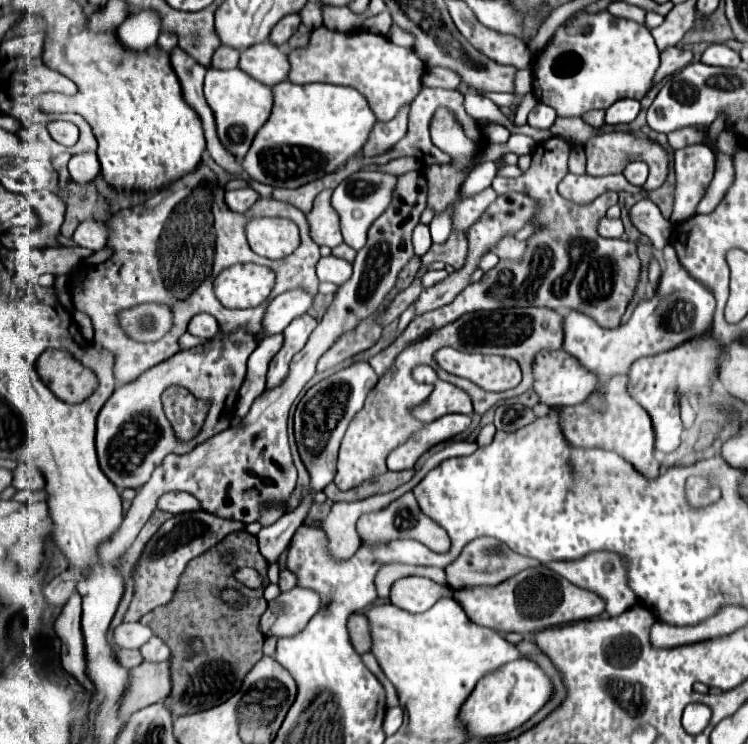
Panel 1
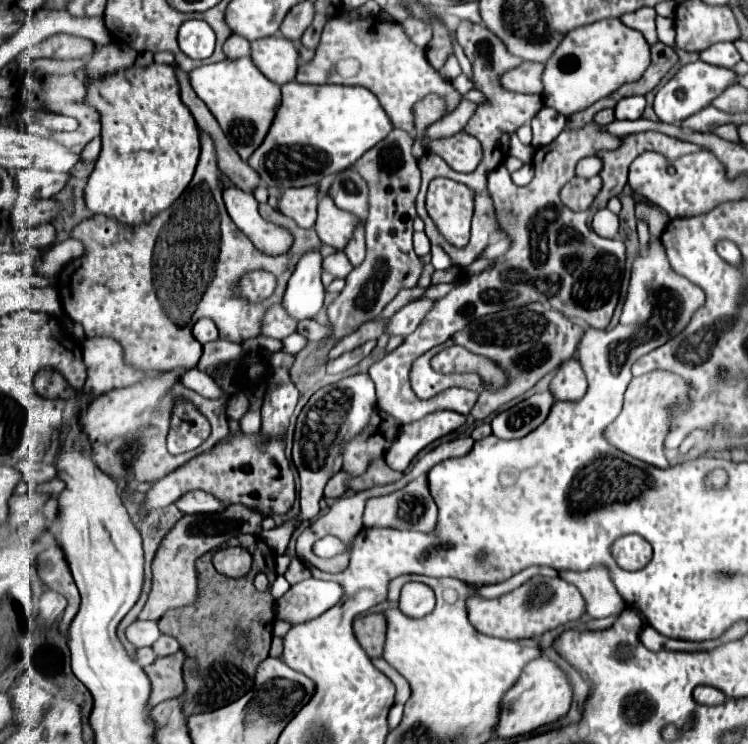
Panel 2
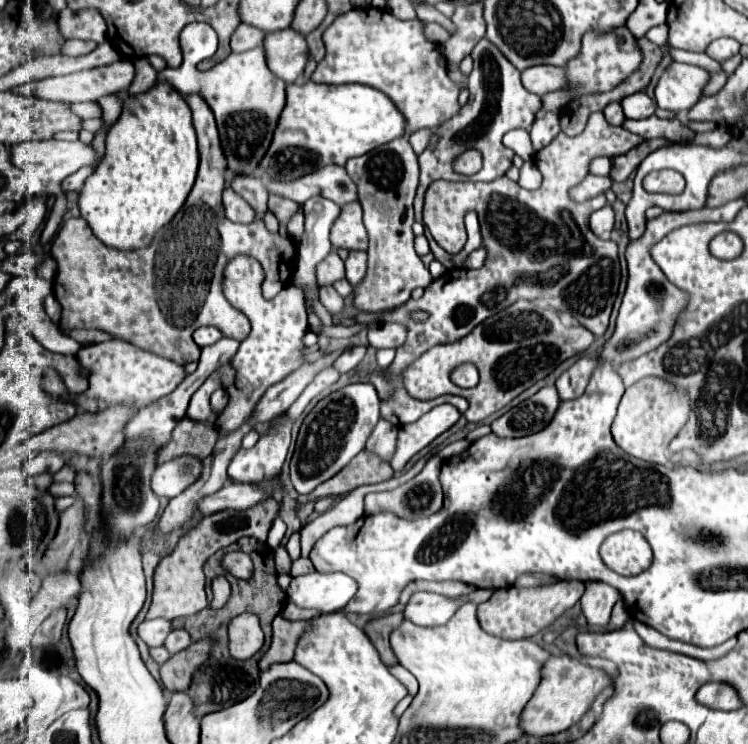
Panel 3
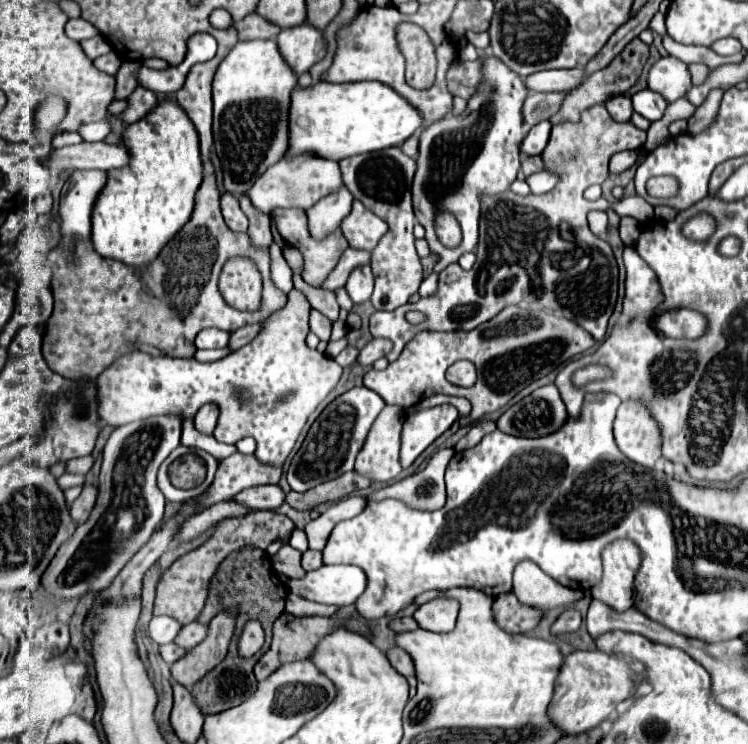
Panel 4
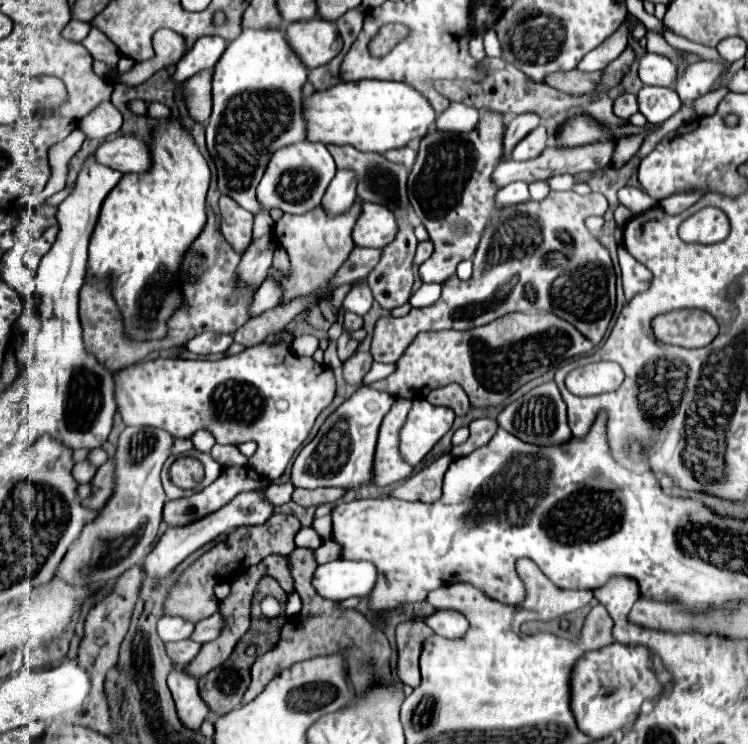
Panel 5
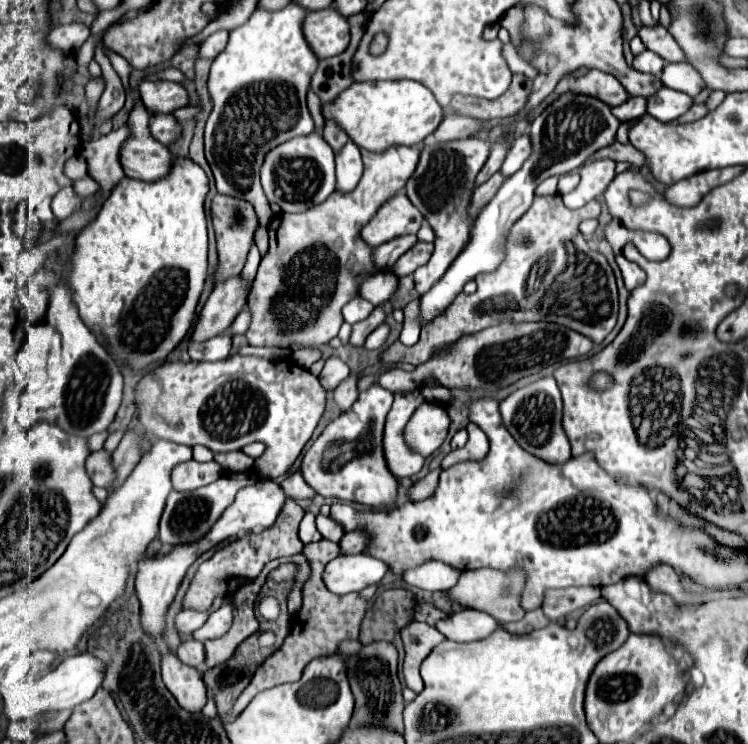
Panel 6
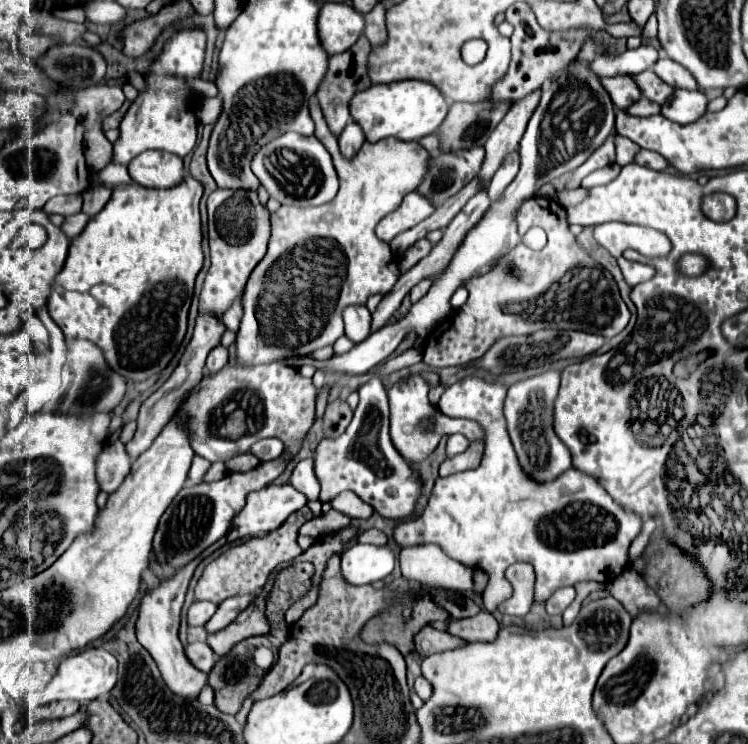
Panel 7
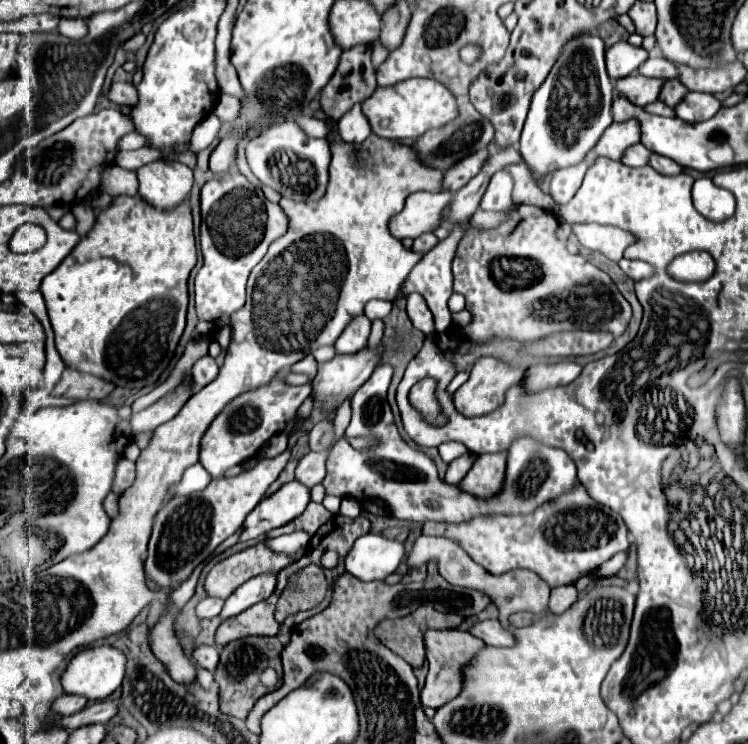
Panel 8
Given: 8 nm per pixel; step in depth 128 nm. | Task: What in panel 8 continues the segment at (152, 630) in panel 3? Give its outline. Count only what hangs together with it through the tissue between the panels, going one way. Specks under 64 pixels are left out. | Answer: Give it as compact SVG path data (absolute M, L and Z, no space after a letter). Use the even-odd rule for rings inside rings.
M204 598L198 606L196 606L196 614L200 618L214 618L222 612L224 608L224 600L222 598Z

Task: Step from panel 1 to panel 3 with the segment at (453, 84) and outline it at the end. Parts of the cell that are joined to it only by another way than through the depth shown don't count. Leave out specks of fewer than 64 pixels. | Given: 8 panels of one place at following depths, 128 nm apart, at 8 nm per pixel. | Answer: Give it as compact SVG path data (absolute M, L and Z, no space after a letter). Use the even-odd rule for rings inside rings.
M482 2L456 6L452 22L458 30L440 48L448 64L460 64L462 58L468 56L472 48L478 44L478 40L482 40L486 34Z

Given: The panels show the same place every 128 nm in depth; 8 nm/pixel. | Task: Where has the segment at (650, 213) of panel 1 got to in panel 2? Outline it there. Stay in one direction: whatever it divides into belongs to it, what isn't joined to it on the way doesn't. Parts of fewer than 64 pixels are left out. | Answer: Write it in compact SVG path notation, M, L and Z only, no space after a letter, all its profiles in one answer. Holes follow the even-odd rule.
M592 120L582 130L574 130L574 132L564 130L562 136L558 136L548 150L536 150L532 158L536 176L528 186L522 186L522 188L516 186L504 162L489 174L486 190L494 202L496 224L498 224L498 230L512 242L512 246L504 256L494 260L480 274L462 274L460 282L456 280L456 286L444 298L434 302L430 312L424 316L424 320L412 334L406 336L406 340L394 352L386 354L380 362L372 364L370 378L376 384L378 408L384 414L392 416L398 424L416 422L436 410L454 410L466 416L476 402L474 392L462 390L462 388L448 388L430 400L420 400L418 396L414 396L410 388L410 380L408 380L410 364L418 356L428 352L430 348L444 344L464 326L468 326L472 320L482 318L486 314L500 312L504 308L534 302L536 294L538 294L538 300L542 296L542 300L550 302L554 310L562 312L568 318L576 318L588 324L590 328L604 330L610 324L610 318L614 314L614 308L620 296L624 258L626 258L624 242L600 238L592 230L590 222L592 222L594 212L600 208L598 202L594 202L594 208L588 208L584 212L574 212L566 208L560 202L562 186L576 176L576 164L584 156L598 154L604 160L604 168L600 172L600 178L604 182L602 184L604 192L606 190L622 192L628 180L628 166L642 152L654 150L654 152L664 154L668 160L674 160L690 152L706 150L698 144L682 142L660 132L632 134L624 138L622 146L620 144L622 144L620 136L606 132L602 126L598 126L598 122ZM606 150L612 150L612 152L606 152ZM568 230L572 232L570 240L568 240Z

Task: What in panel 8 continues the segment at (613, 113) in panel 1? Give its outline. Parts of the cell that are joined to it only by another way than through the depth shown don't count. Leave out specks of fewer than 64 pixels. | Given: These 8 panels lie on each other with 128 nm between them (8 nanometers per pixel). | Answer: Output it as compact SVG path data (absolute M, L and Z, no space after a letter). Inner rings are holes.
M690 92L686 94L684 104L676 106L676 112L678 112L678 118L694 124L694 122L710 120L720 108L722 108L722 102L714 94Z

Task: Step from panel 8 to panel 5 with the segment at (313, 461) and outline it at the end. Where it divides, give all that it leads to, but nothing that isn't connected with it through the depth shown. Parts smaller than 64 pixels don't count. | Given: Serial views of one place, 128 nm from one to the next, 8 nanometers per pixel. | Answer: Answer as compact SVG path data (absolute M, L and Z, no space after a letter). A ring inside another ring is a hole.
M272 482L272 484L266 488L266 498L268 498L274 506L282 506L282 504L290 502L292 492L294 492L294 484L292 484L292 482L286 482L286 484Z

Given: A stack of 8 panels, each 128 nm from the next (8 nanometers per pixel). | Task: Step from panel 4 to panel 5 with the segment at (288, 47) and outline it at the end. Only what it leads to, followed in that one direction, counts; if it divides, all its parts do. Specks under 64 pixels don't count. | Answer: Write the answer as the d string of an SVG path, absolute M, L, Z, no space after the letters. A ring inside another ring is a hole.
M320 16L288 24L286 38L310 70L328 64L342 50L342 38L336 24Z

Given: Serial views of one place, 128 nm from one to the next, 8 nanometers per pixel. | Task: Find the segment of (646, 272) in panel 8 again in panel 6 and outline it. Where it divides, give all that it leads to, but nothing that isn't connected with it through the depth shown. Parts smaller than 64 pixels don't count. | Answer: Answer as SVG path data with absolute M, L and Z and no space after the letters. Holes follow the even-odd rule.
M620 254L620 256L616 256L616 262L618 262L620 270L622 270L624 284L626 284L626 288L628 288L628 290L634 290L636 286L640 286L640 284L646 280L646 272L644 272L638 264L634 264L634 262L626 260L622 254Z

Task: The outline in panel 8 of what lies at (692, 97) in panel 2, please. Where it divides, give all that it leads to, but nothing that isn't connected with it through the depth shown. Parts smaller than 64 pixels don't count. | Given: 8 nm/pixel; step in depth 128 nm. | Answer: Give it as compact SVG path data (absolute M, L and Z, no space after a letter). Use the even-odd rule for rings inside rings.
M616 42L606 50L606 68L612 80L620 80L636 72L648 58L644 48L632 46L630 42Z

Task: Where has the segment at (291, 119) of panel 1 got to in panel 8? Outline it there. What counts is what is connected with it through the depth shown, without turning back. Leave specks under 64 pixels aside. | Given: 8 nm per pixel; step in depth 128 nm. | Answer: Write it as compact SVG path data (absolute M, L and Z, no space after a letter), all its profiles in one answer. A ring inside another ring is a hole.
M410 78L390 88L376 88L376 92L362 102L362 110L370 120L372 132L388 140L418 138L430 128L442 128L458 116L458 104L454 94L438 80Z

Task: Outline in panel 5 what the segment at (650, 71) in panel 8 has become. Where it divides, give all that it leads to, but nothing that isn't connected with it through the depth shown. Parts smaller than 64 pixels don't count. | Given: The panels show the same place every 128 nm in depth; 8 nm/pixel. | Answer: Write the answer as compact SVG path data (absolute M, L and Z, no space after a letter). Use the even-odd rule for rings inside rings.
M694 62L690 64L682 74L678 74L676 82L674 82L674 90L678 92L682 102L688 100L696 100L702 94L710 92L714 80L724 72L724 66L716 64L716 62Z

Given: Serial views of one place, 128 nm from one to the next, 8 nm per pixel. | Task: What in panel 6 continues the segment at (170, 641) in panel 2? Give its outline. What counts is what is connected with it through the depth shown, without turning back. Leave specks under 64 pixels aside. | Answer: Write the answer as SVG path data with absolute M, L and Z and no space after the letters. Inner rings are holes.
M226 600L214 614L210 614L206 624L202 628L198 628L192 636L200 642L210 640L210 638L220 638L222 634L228 632L230 624L232 624L232 614L234 614L234 604Z

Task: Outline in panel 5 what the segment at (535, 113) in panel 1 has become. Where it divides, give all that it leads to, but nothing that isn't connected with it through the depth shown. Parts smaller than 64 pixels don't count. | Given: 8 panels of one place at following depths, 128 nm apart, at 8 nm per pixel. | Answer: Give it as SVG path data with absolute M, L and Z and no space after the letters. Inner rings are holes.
M538 126L536 130L532 130L526 138L522 138L514 152L512 152L512 160L516 162L524 162L524 160L532 160L536 158L544 148L546 148L546 142L548 142L548 134L546 134L546 128L544 126Z

